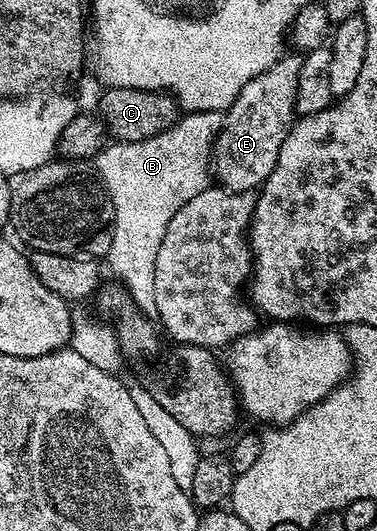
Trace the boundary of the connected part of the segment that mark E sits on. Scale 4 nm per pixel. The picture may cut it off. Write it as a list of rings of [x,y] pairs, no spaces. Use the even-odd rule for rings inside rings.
[[[284,54],[265,73],[253,77],[225,112],[223,128],[211,148],[211,170],[218,186],[228,191],[254,192],[273,173],[277,153],[281,153],[281,145],[297,118],[295,98],[303,60],[295,55]]]

